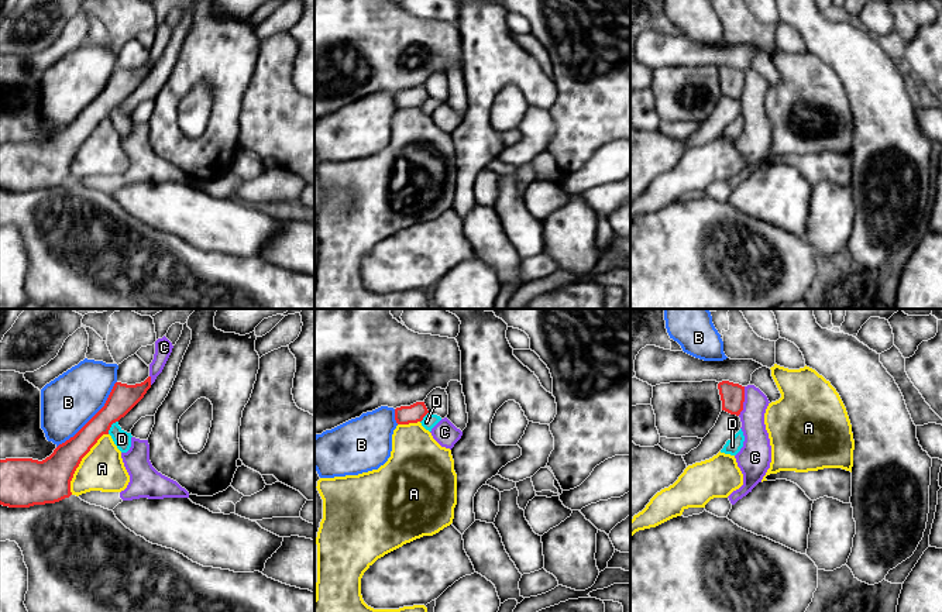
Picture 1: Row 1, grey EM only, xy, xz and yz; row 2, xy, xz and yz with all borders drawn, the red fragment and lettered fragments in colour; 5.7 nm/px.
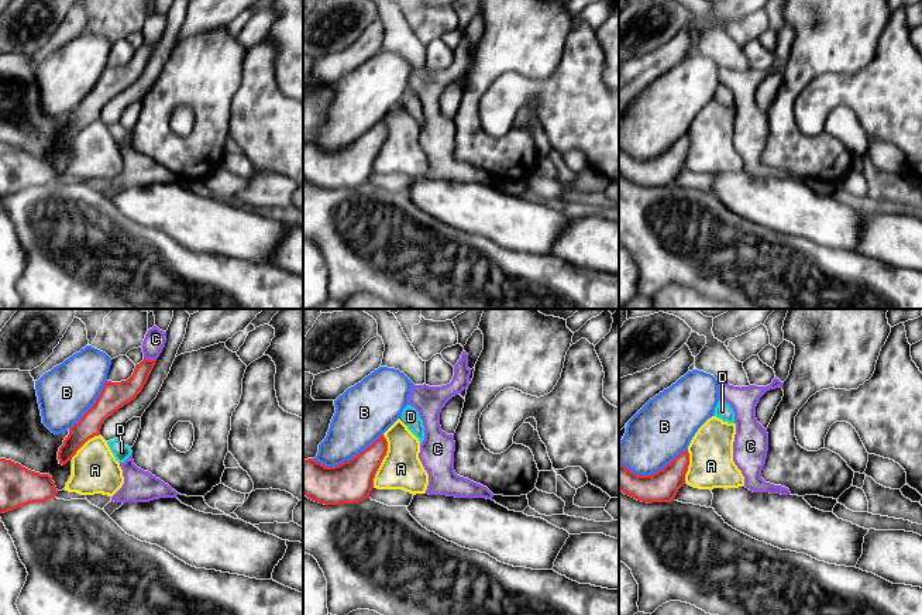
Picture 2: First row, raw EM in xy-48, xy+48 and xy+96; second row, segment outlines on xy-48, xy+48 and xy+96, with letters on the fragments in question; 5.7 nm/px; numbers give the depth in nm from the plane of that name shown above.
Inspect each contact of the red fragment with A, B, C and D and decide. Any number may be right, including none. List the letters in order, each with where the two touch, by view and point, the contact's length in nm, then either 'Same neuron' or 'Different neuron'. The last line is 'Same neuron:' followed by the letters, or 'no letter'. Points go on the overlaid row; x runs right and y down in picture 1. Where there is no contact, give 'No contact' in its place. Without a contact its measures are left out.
A: Touches red at xy (79, 463). Shared border 400 nm. Different neuron
B: Touches red at xy (93, 416). Shared border 500 nm. Different neuron
C: Touches red at yz (743, 401). Shared border 170 nm. Different neuron
D: Touches red at xy (110, 426). Shared border 100 nm. Different neuron
Same neuron: no letter

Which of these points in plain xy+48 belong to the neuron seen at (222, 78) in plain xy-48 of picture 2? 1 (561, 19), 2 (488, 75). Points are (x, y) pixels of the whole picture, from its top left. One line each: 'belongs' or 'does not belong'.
1: belongs
2: belongs

